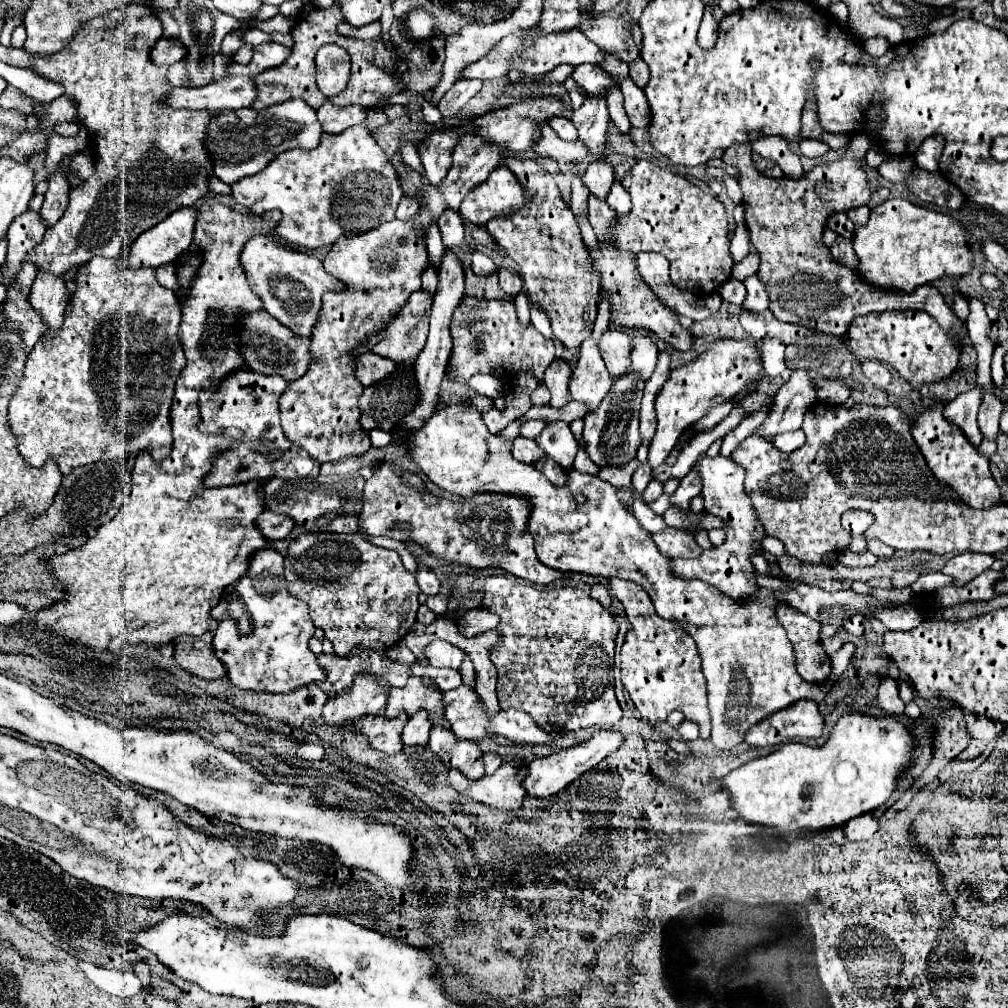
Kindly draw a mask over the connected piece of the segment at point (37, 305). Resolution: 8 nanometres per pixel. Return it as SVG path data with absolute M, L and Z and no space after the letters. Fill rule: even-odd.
M39 272L31 286L31 306L41 312L47 328L59 328L63 324L63 314L69 302L69 290L63 276L53 276L51 272Z

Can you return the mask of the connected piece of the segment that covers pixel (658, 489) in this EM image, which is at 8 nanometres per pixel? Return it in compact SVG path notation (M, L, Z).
M651 480L649 486L647 486L645 492L643 492L643 498L651 502L651 500L657 500L661 494L663 494L663 482L659 482L659 480Z

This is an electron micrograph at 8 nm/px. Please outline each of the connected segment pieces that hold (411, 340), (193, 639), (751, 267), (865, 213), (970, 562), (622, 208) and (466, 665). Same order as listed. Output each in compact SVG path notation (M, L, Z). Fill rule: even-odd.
M417 290L411 294L407 306L401 310L401 314L379 334L371 336L367 346L371 352L381 354L383 358L389 358L397 364L413 364L417 360L417 356L421 354L421 348L425 346L427 340L427 330L429 330L429 320L427 320L427 312L433 304L433 296L425 290Z
M205 632L203 636L177 636L175 658L179 666L207 680L225 676L225 664L221 664L221 660L213 656L211 638L213 632Z
M749 252L745 260L734 264L733 274L731 274L731 276L733 276L735 280L745 280L747 276L751 276L751 274L757 272L757 266L759 266L759 256L757 256L755 252Z
M861 206L861 208L855 208L847 214L855 226L865 226L869 222L869 208L867 206Z
M963 552L953 556L943 568L943 574L949 574L955 578L957 586L963 586L965 582L969 582L971 578L975 578L977 574L981 574L983 570L987 570L993 564L995 556L989 554L979 554L979 552Z
M615 184L607 196L607 204L609 208L613 208L617 212L617 216L627 216L631 210L631 200L629 194L623 190L621 184Z
M466 655L459 670L462 676L462 683L475 686L475 670L469 657Z

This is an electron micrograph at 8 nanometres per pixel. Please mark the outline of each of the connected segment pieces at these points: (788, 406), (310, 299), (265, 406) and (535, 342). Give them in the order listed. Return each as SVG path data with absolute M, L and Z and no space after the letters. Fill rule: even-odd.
M795 368L791 378L775 394L771 414L755 432L765 440L771 440L775 434L799 430L803 424L803 414L815 400L817 396L813 382L805 376L803 368Z
M255 236L245 244L241 250L241 264L253 284L253 292L263 300L265 310L297 332L297 336L309 336L309 332L313 332L317 312L321 310L321 296L325 292L345 292L345 284L341 284L341 280L333 280L333 276L323 270L321 260L307 252L285 248L267 236Z
M239 370L227 380L223 380L215 392L201 392L201 432L223 432L227 426L235 426L245 432L245 440L215 460L209 474L207 486L233 486L243 484L253 478L317 478L319 462L313 460L303 448L297 448L279 426L279 398L289 382L281 376L263 376L253 370Z
M463 296L451 320L453 350L449 356L449 372L457 382L467 382L475 374L493 374L503 380L507 390L513 390L513 380L531 372L535 380L543 382L545 368L555 358L555 344L535 330L531 324L521 324L517 308L511 300L487 300L477 296Z

